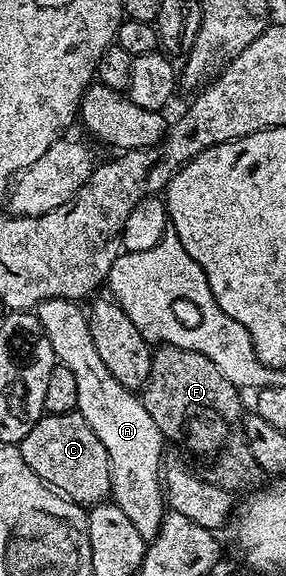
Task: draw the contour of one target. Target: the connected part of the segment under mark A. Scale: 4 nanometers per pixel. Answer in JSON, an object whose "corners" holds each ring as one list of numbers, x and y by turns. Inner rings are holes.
{"corners":[[55,297,43,301,36,306,34,312,46,331,46,339,50,339,50,347,54,347,57,362,70,367,74,375,78,386,76,412,82,415,82,419,86,419,94,435,98,435,102,447,106,447,106,455,110,459,111,500,125,513,126,519,134,523,138,535,151,539,155,537,166,512,166,498,162,484,162,462,166,457,163,449,164,445,166,446,166,438,160,432,158,423,150,419,150,411,146,411,143,400,133,390,122,387,122,383,118,383,118,379,110,375,106,363,102,363,98,351,94,348,94,335,90,335,88,314,83,308,80,310,80,307,77,302,67,301,64,297]]}

